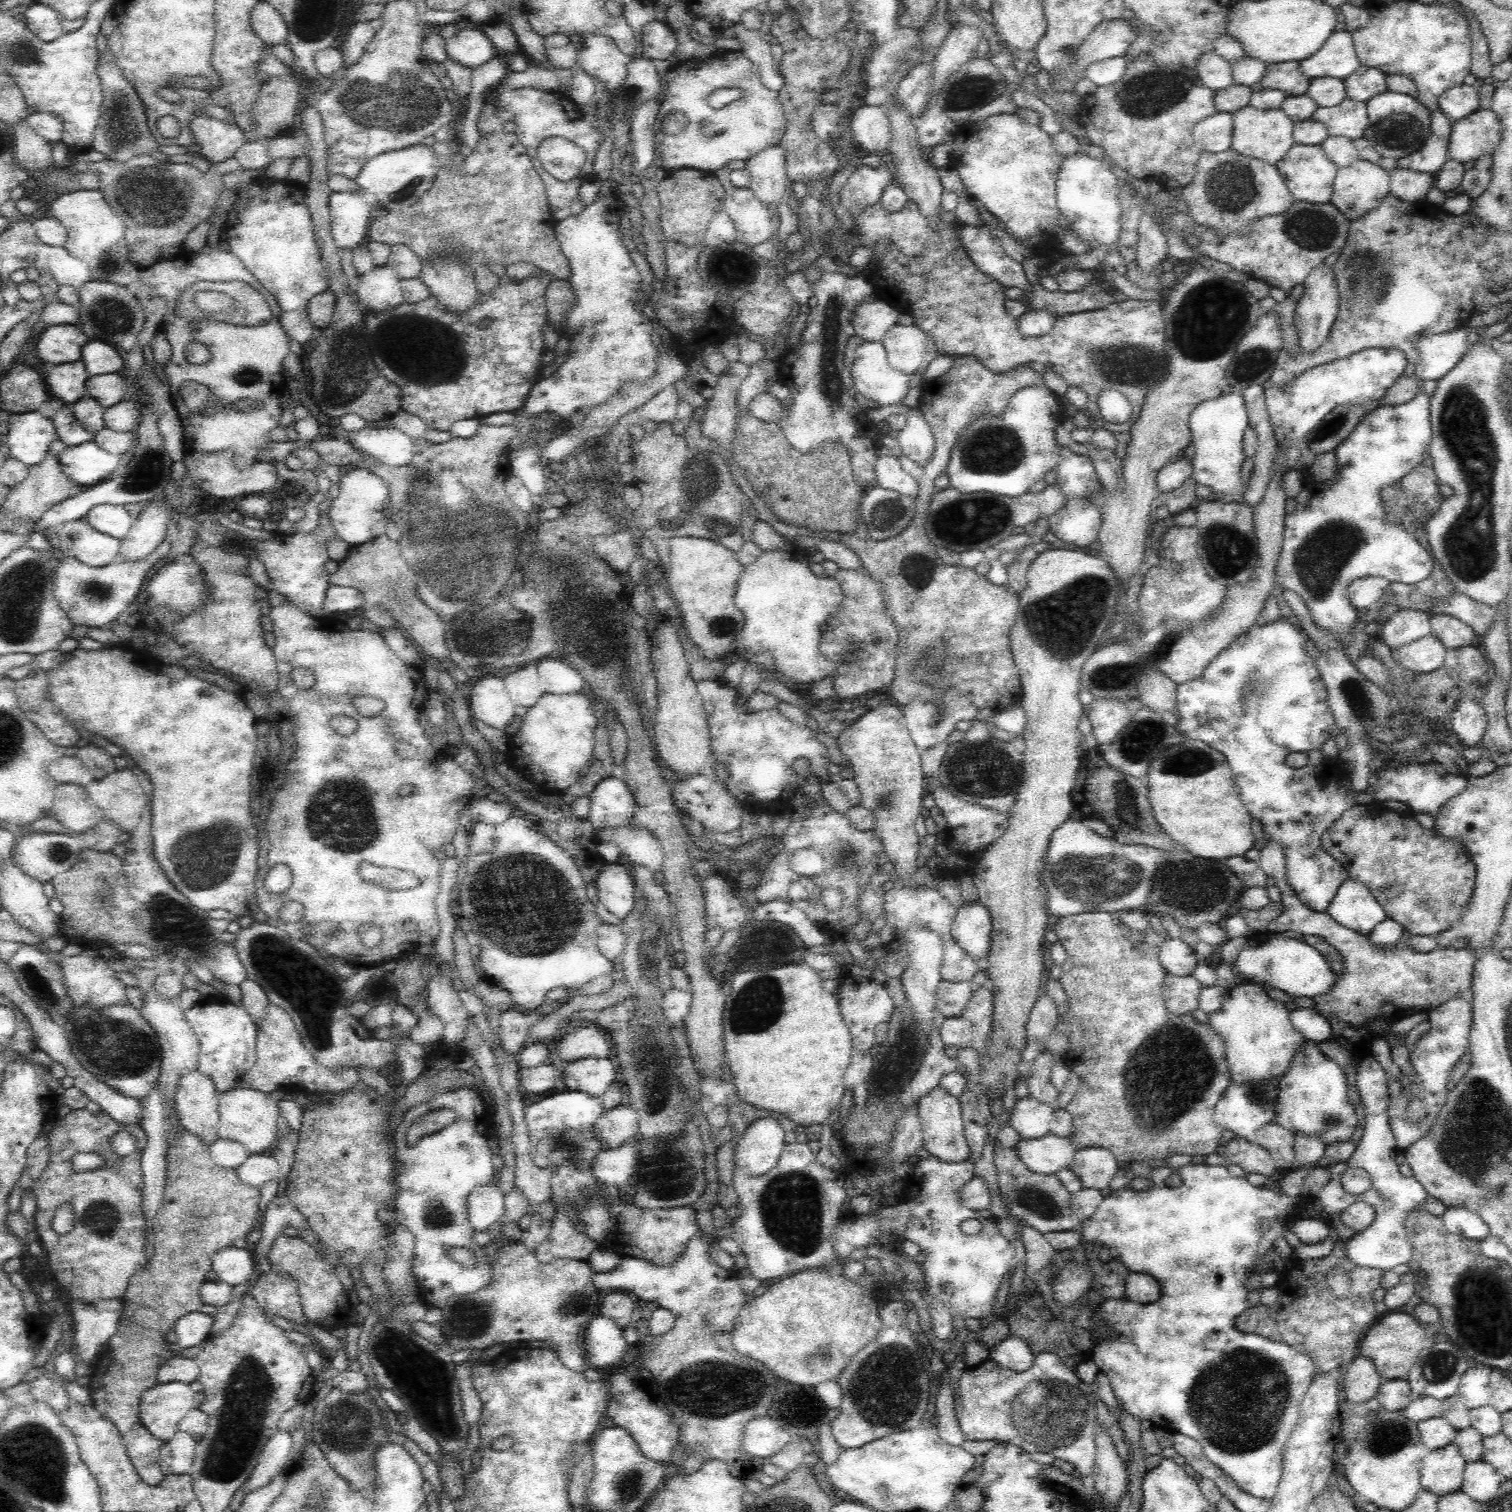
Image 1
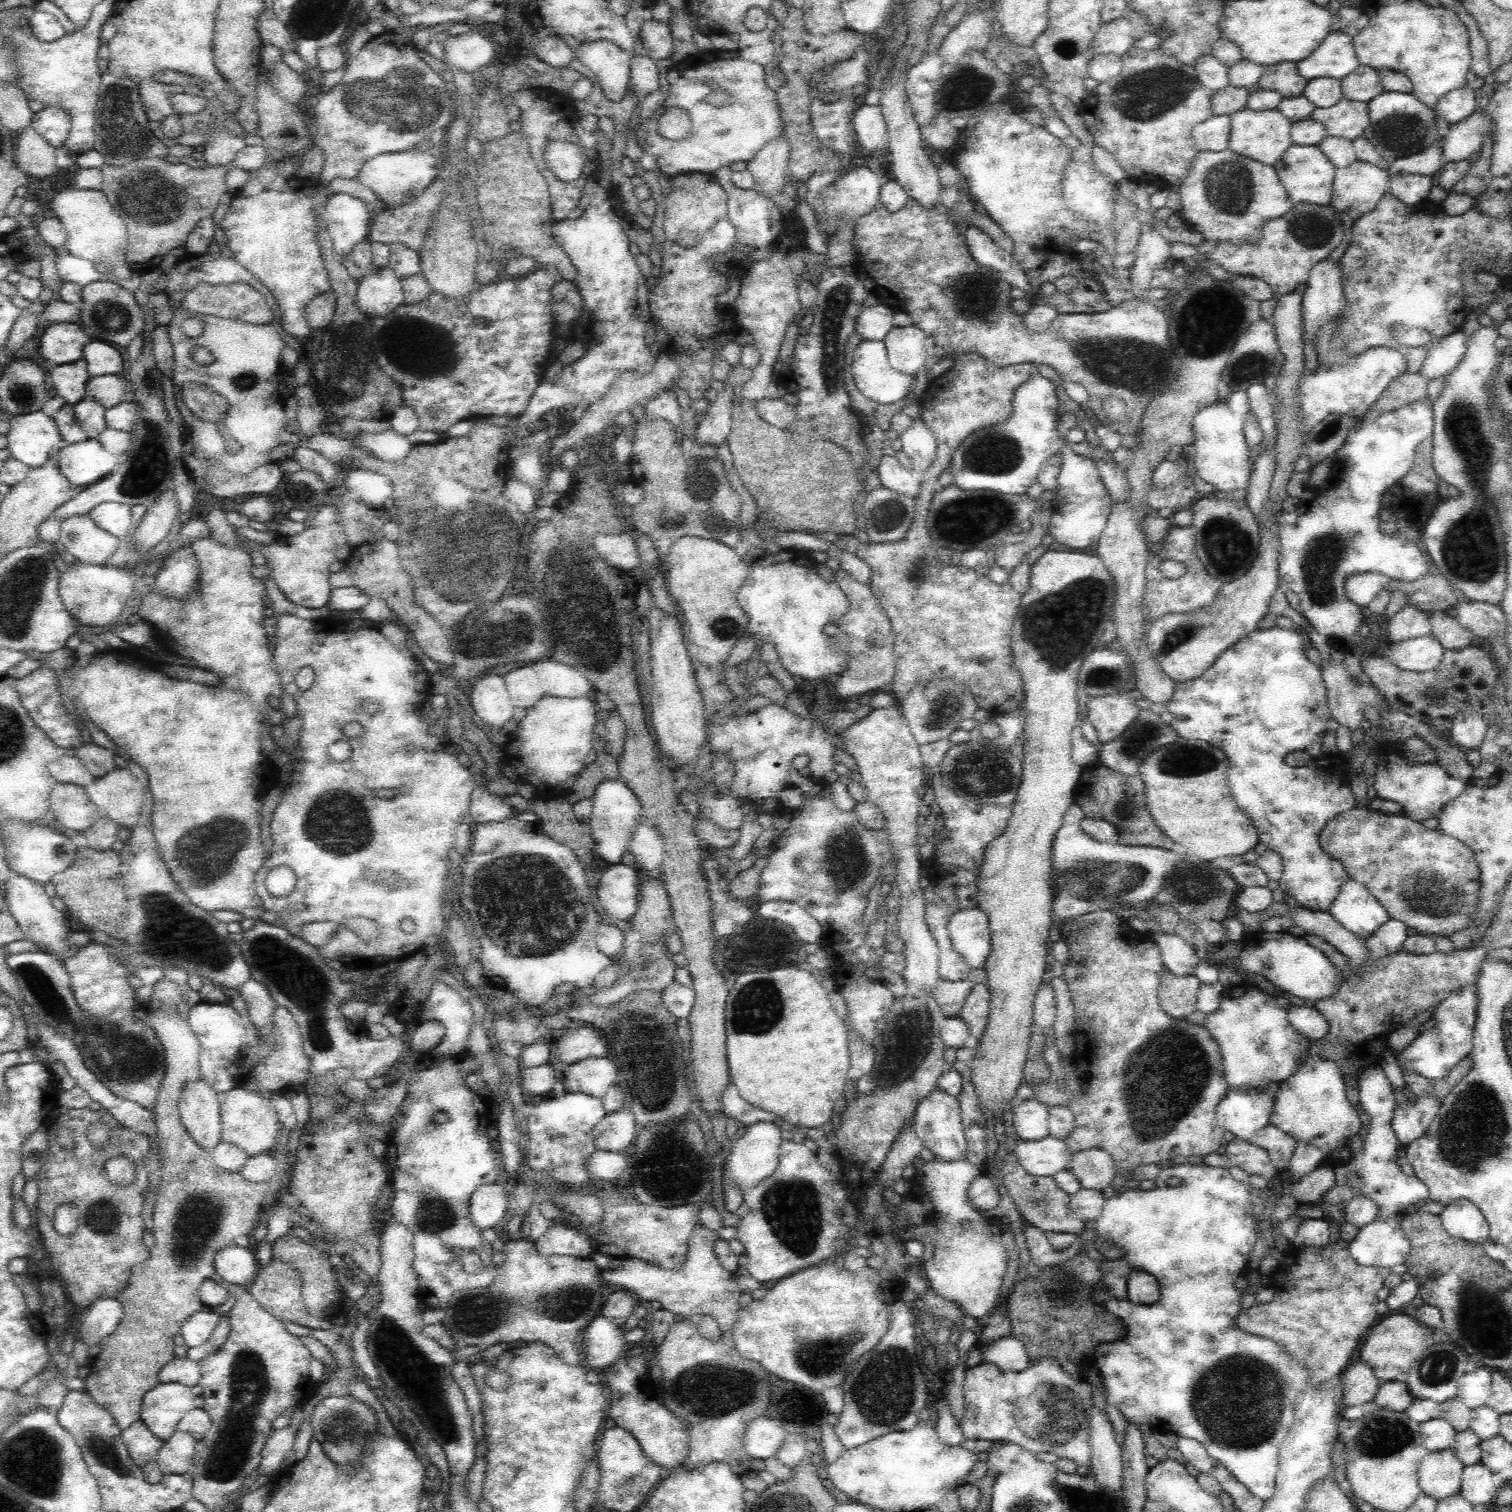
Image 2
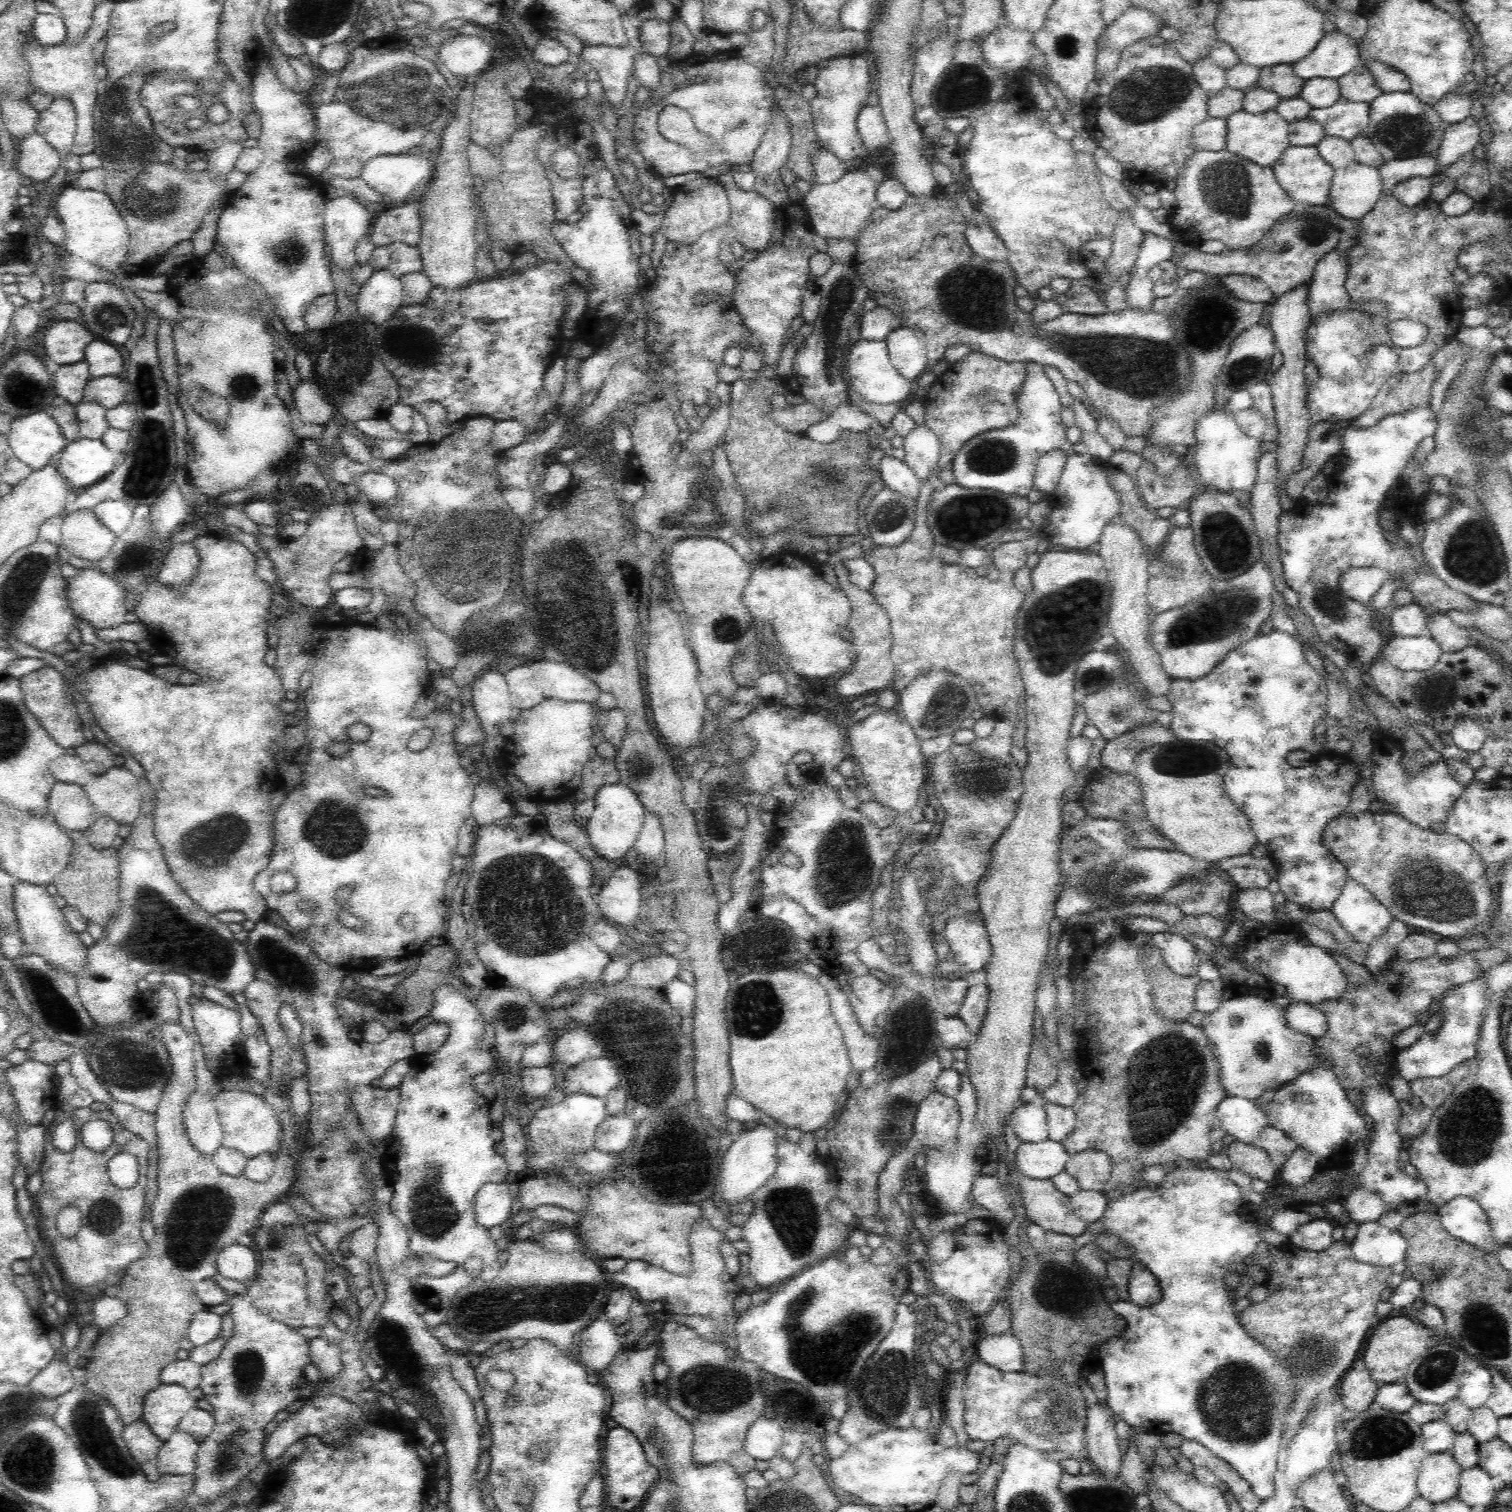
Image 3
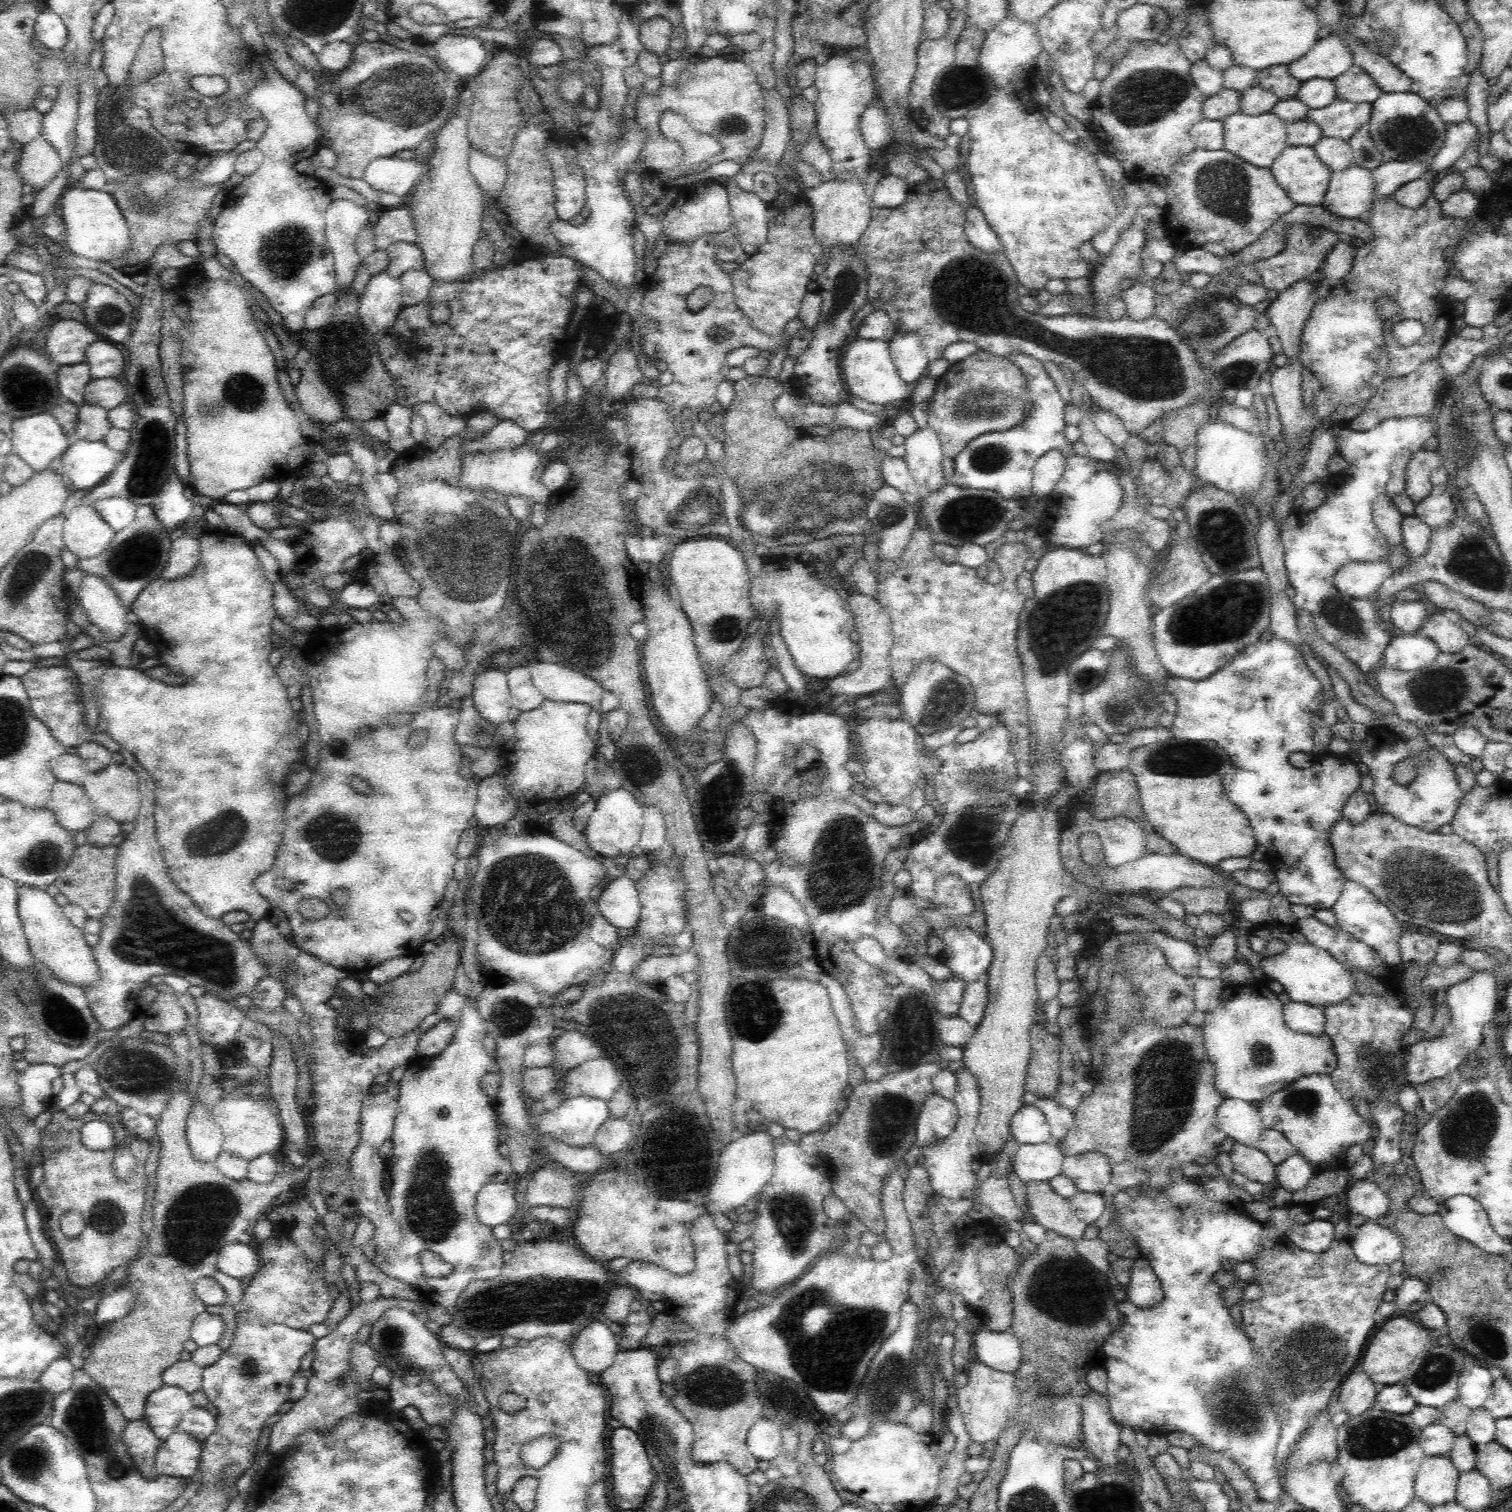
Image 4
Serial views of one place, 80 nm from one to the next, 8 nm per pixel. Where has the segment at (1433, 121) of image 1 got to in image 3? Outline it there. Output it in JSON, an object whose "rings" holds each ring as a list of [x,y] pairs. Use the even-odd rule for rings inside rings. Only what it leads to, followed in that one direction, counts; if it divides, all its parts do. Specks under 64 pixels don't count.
{"rings":[[[1425,155],[1385,162],[1379,171],[1383,190],[1392,192],[1394,184],[1408,178],[1439,178],[1441,167],[1436,155]]]}

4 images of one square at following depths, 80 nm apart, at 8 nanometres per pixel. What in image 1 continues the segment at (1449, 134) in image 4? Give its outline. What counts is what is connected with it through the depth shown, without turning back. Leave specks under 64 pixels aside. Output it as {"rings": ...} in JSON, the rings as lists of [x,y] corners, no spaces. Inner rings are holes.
{"rings":[[[1478,109],[1466,118],[1453,121],[1448,146],[1450,159],[1460,163],[1477,161],[1481,156],[1492,154],[1502,138],[1503,126],[1492,109]]]}

